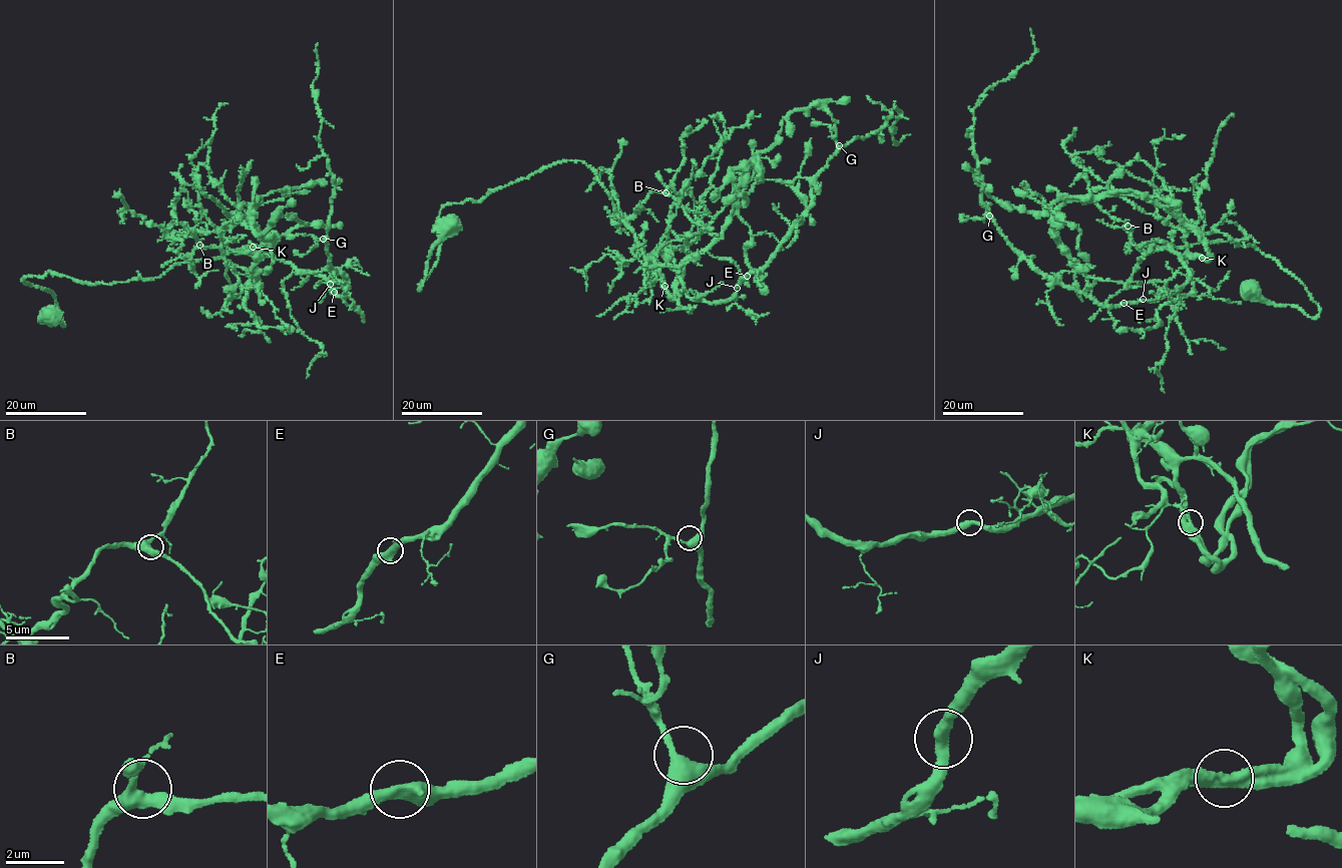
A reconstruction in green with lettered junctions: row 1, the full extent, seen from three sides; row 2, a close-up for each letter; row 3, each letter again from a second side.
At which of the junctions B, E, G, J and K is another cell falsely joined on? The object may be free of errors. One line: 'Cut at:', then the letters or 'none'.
Cut at: K

